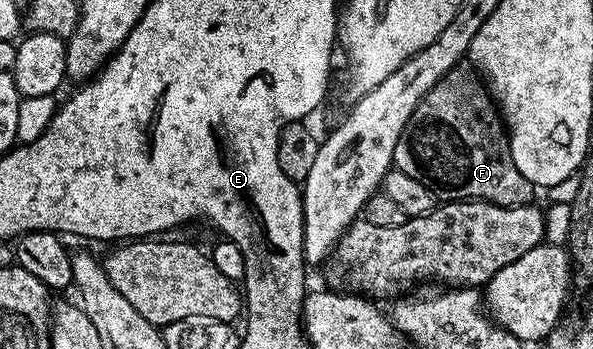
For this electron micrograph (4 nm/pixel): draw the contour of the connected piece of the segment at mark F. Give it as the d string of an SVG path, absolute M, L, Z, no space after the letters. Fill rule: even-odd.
M460 64L442 78L417 104L409 124L397 140L394 169L421 180L443 202L492 202L498 206L529 206L536 201L537 187L513 164L511 140L505 123L480 75L470 65Z

